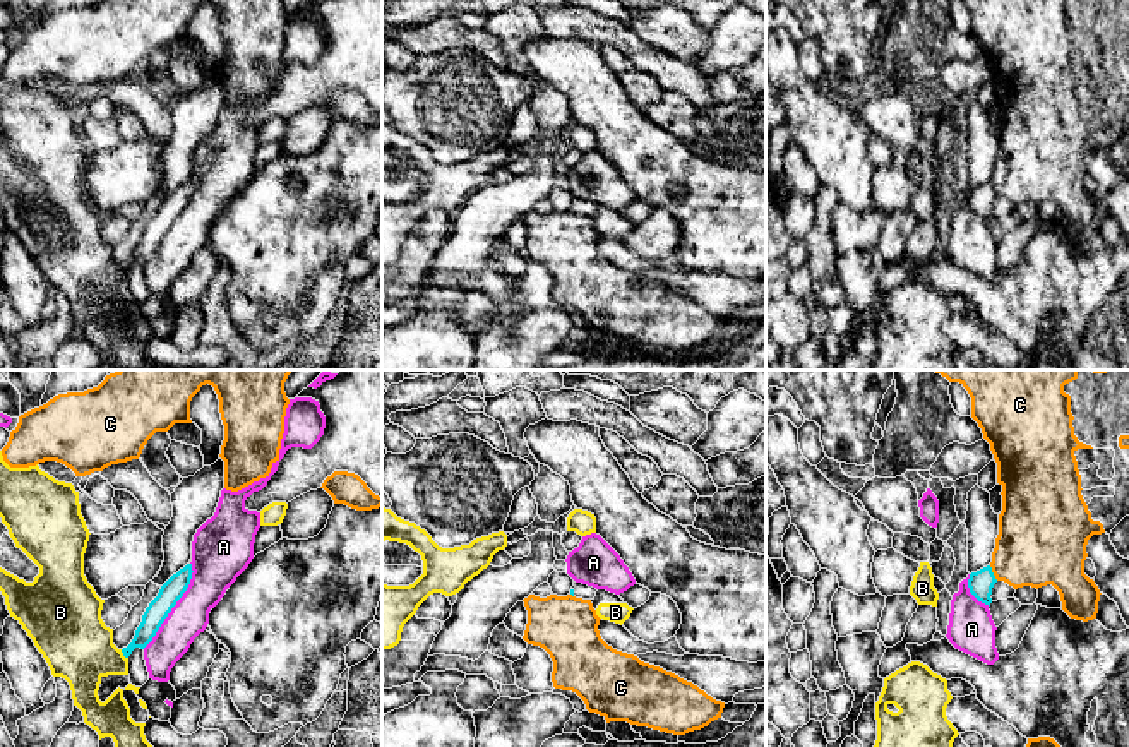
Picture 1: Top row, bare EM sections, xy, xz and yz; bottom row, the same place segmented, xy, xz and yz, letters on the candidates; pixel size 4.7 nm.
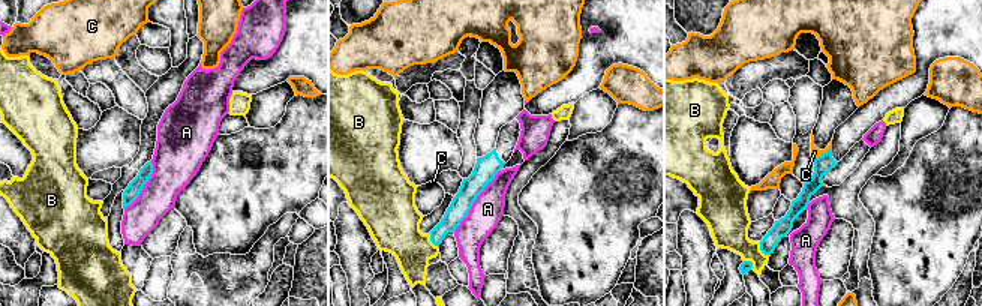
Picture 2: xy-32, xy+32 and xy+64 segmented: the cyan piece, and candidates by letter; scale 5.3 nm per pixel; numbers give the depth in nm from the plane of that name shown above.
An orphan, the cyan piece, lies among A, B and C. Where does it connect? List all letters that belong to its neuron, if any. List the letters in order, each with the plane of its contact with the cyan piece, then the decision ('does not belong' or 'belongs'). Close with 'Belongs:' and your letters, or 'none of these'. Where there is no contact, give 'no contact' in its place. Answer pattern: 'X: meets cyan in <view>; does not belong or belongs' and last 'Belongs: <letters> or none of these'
A: meets cyan in xy; does not belong
B: meets cyan in xy; does not belong
C: meets cyan in yz; does not belong
Belongs: none of these

